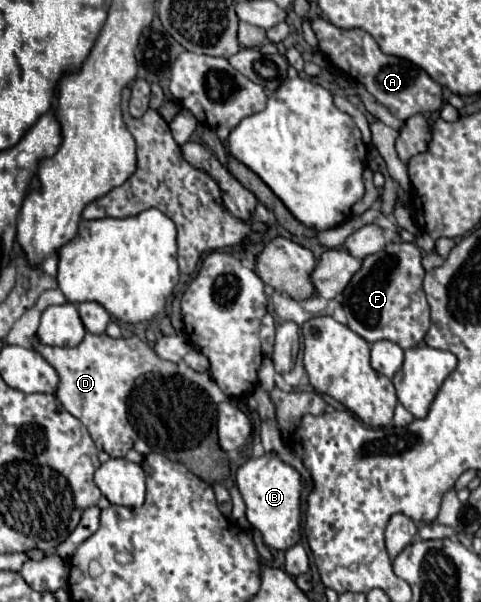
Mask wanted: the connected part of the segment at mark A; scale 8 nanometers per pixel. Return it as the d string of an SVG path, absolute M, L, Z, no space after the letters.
M311 19L311 29L317 35L319 41L319 51L341 71L345 71L349 77L357 79L359 83L365 85L365 89L379 101L383 103L397 119L407 121L411 115L417 113L433 113L441 109L443 105L443 91L437 81L433 81L421 67L413 65L407 59L385 55L375 39L361 31L361 29L339 29L331 25L325 19Z

